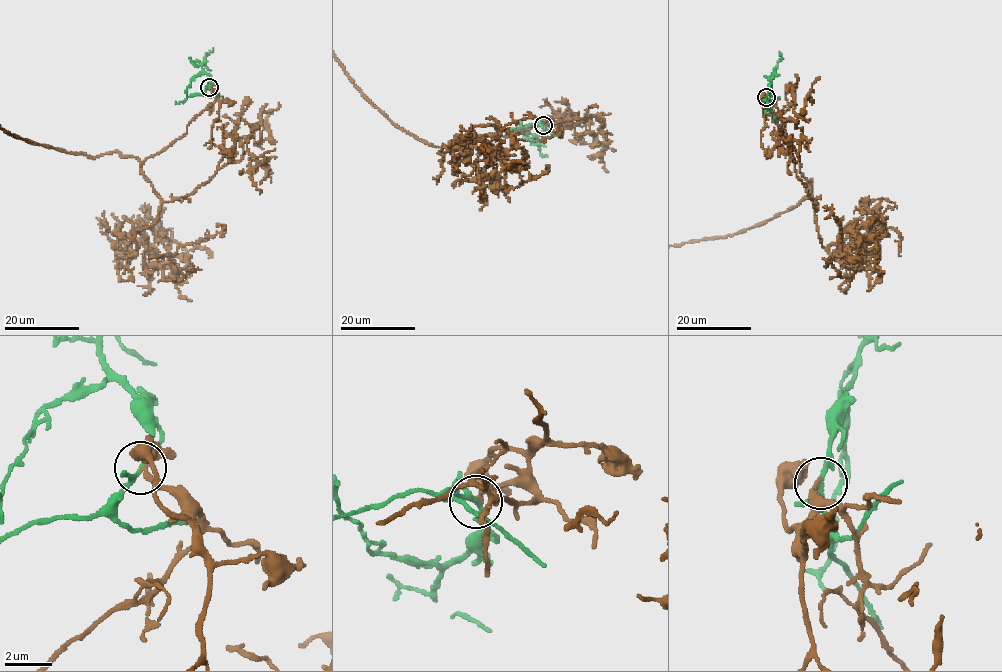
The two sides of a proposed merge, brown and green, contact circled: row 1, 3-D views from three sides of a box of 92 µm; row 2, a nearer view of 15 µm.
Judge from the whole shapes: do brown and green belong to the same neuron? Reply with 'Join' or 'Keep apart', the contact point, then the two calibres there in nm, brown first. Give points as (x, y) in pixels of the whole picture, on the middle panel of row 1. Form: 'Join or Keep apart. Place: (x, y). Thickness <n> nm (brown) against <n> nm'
Join. Place: (543, 125). Thickness 160 nm (brown) against 160 nm

